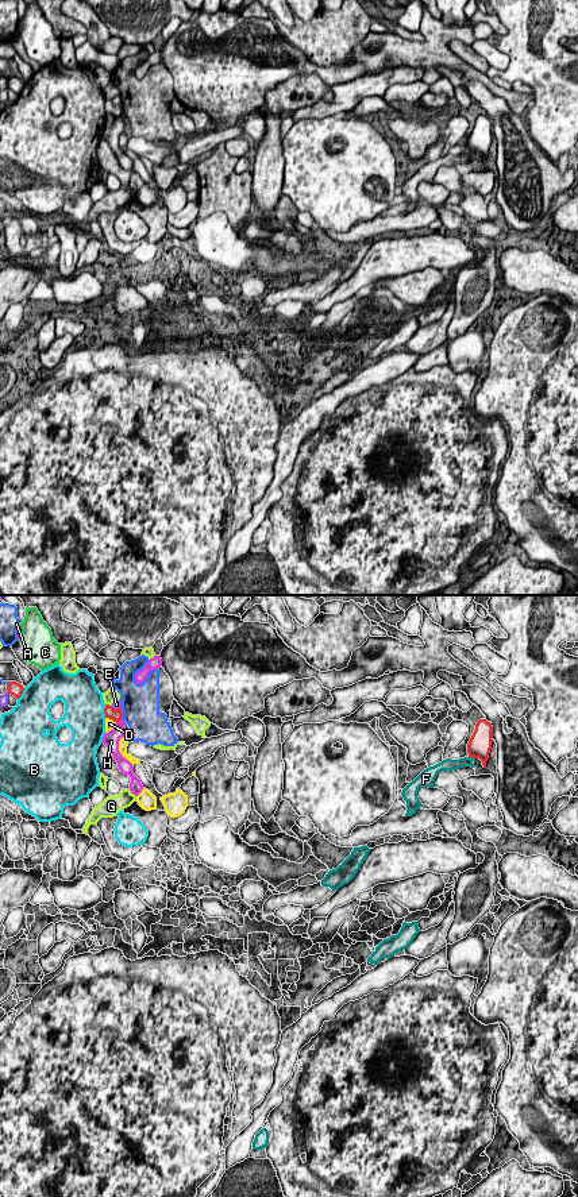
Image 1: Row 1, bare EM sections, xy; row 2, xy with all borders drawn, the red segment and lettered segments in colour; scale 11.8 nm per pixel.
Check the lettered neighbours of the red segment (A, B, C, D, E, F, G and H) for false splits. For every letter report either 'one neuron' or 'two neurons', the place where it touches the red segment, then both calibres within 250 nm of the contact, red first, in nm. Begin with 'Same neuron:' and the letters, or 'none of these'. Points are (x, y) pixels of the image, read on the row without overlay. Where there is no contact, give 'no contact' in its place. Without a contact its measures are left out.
Same neuron: none of these
A: two neurons; contact xy (122, 108); calibres 140 and 440 nm
B: two neurons; contact xy (104, 107); calibres 140 and 480 nm
C: two neurons; contact xy (20, 29); calibres 60 and 380 nm
D: two neurons; contact xy (111, 114); calibres 140 and 120 nm
E: two neurons; contact xy (118, 104); calibres 140 and 100 nm
F: two neurons; contact xy (471, 151); calibres 280 and 130 nm
G: two neurons; contact xy (108, 100); calibres 140 and 160 nm
H: two neurons; contact xy (119, 115); calibres 140 and 190 nm

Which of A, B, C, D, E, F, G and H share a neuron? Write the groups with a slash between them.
A / B / C / D / E / F / G / H

